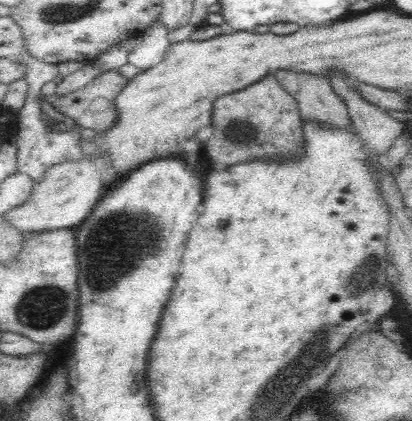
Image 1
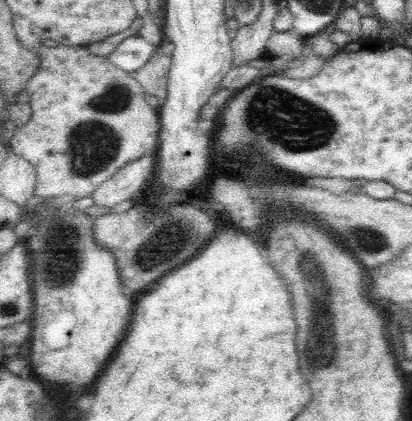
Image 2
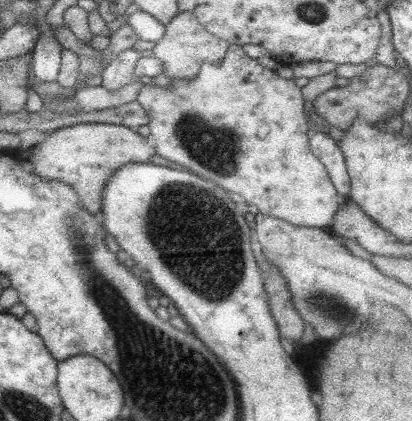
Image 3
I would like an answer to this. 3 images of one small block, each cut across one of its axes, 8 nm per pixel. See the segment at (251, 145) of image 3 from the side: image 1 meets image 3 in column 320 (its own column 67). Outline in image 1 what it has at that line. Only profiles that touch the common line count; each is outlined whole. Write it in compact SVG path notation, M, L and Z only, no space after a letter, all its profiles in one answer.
M102 154L96 160L86 160L82 156L80 162L64 162L60 166L52 166L50 170L46 170L42 180L32 184L28 200L22 206L8 210L2 218L8 220L8 224L18 228L20 232L40 234L72 228L92 214L98 200L106 194L106 188L102 190L102 184L106 180L118 180L116 170L112 170L110 154Z

